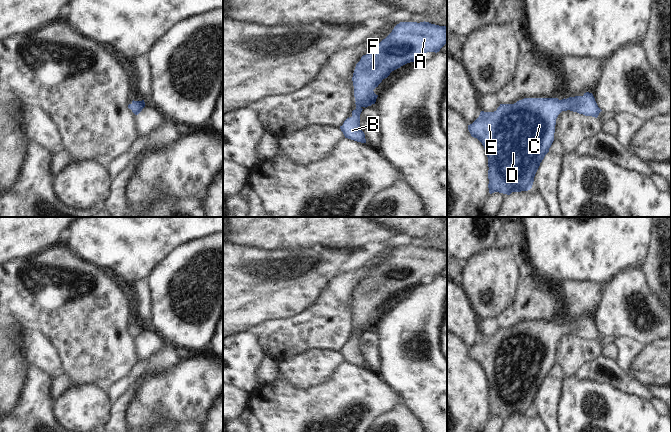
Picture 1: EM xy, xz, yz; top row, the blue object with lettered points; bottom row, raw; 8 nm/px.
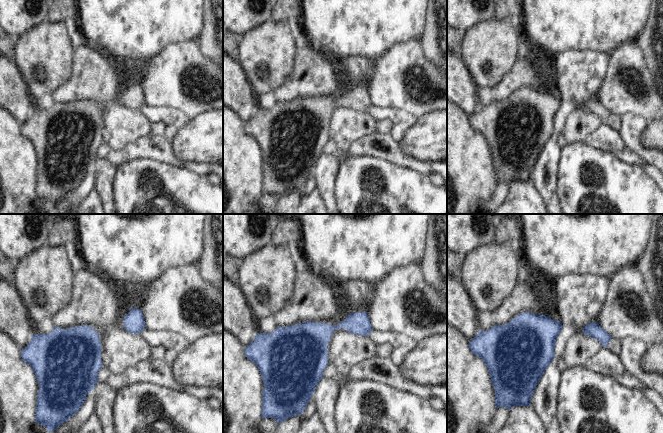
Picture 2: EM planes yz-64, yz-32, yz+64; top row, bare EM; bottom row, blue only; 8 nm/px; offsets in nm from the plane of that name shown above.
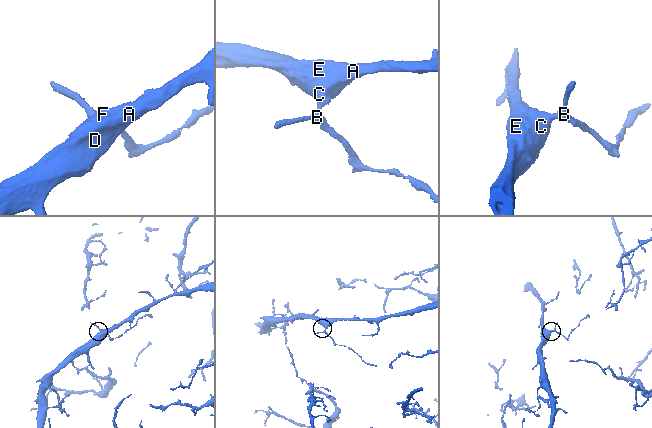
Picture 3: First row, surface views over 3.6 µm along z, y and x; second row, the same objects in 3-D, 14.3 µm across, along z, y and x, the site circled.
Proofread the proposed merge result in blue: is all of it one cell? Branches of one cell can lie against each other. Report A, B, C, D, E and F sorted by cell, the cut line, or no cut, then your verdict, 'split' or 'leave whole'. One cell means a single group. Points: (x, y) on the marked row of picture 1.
groups A B C D E F; cut none; leave whole

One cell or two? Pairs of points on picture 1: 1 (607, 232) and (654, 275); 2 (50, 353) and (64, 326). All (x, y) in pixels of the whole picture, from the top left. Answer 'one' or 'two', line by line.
1: two
2: two

